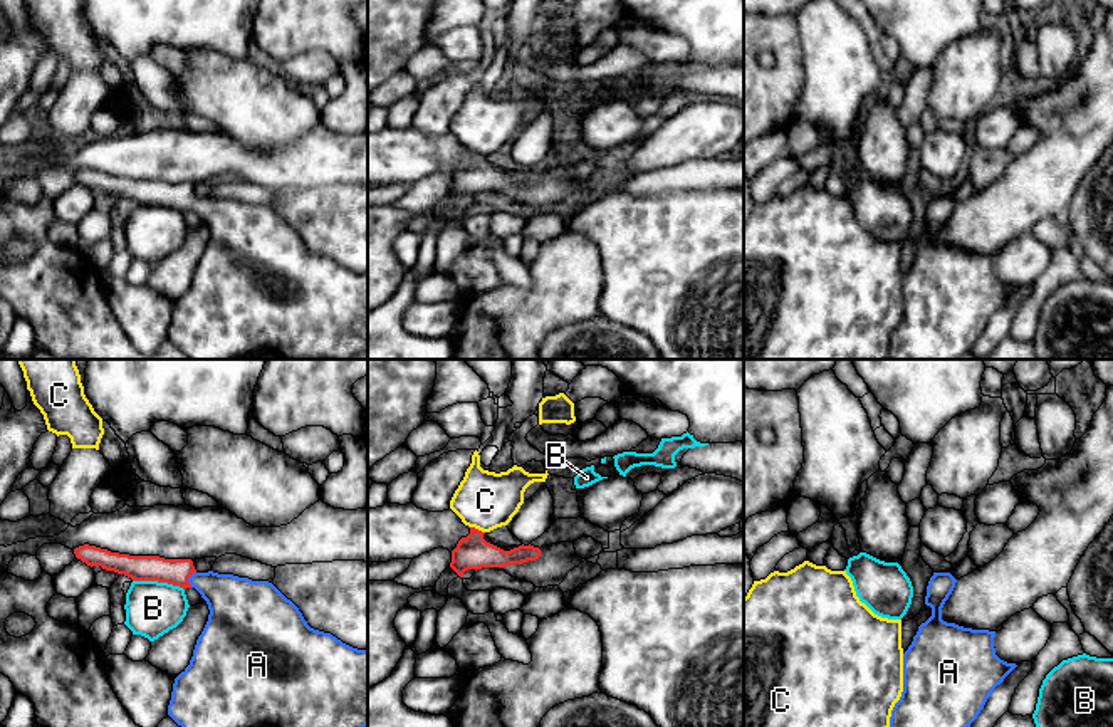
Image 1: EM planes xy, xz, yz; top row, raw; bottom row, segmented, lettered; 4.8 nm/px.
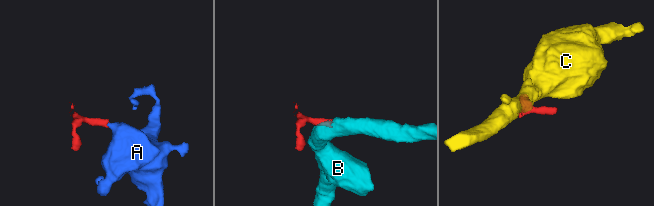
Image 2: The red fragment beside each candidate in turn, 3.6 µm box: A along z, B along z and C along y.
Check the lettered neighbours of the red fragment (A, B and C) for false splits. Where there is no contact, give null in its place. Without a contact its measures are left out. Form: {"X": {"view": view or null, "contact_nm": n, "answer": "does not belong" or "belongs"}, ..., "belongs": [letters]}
{"A": {"view": "xy", "contact_nm": 80, "answer": "belongs"}, "B": {"view": "xy", "contact_nm": 260, "answer": "does not belong"}, "C": {"view": "xz", "contact_nm": 80, "answer": "does not belong"}, "belongs": ["A"]}

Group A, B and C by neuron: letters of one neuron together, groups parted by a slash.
A / B / C

